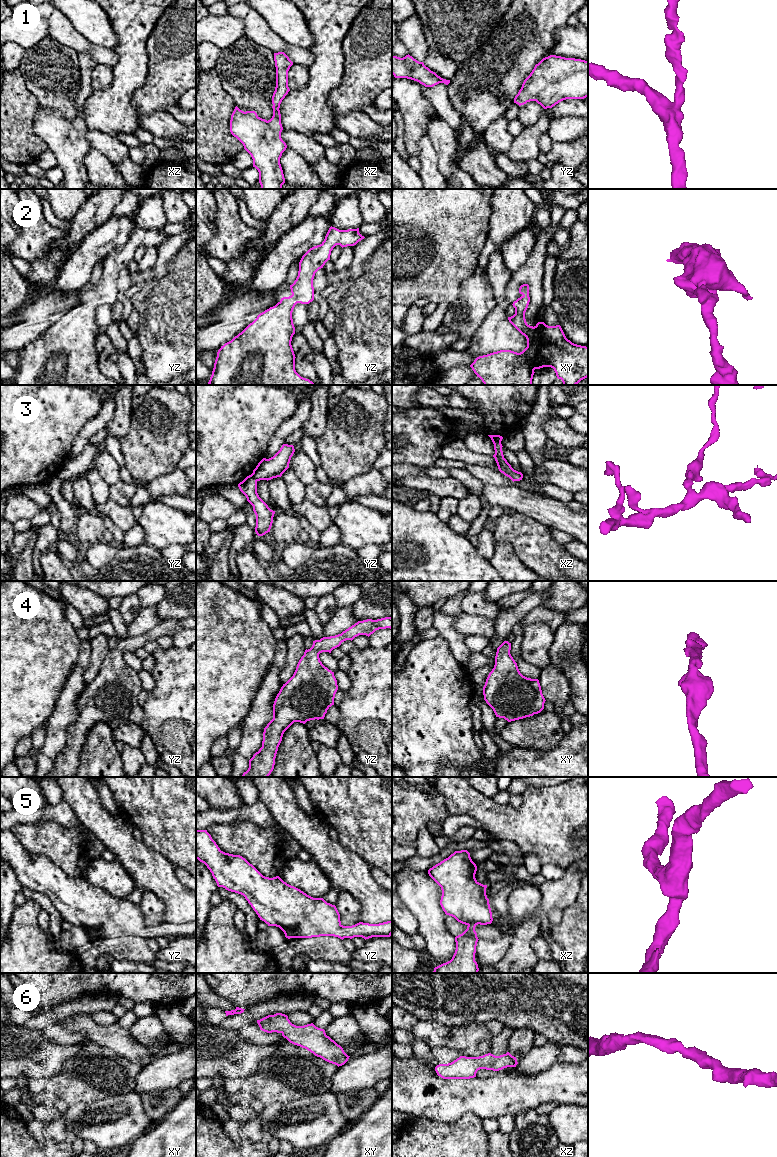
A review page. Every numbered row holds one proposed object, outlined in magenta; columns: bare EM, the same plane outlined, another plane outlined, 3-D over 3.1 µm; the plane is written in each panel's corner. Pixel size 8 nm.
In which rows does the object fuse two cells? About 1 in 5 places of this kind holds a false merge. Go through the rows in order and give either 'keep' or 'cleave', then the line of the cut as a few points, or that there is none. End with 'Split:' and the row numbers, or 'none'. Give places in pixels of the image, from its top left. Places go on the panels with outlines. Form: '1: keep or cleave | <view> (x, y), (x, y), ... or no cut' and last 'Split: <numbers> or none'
1: keep | no cut
2: keep | no cut
3: cleave | yz (251, 474), (257, 480)
4: keep | no cut
5: keep | no cut
6: keep | no cut
Split: 3

